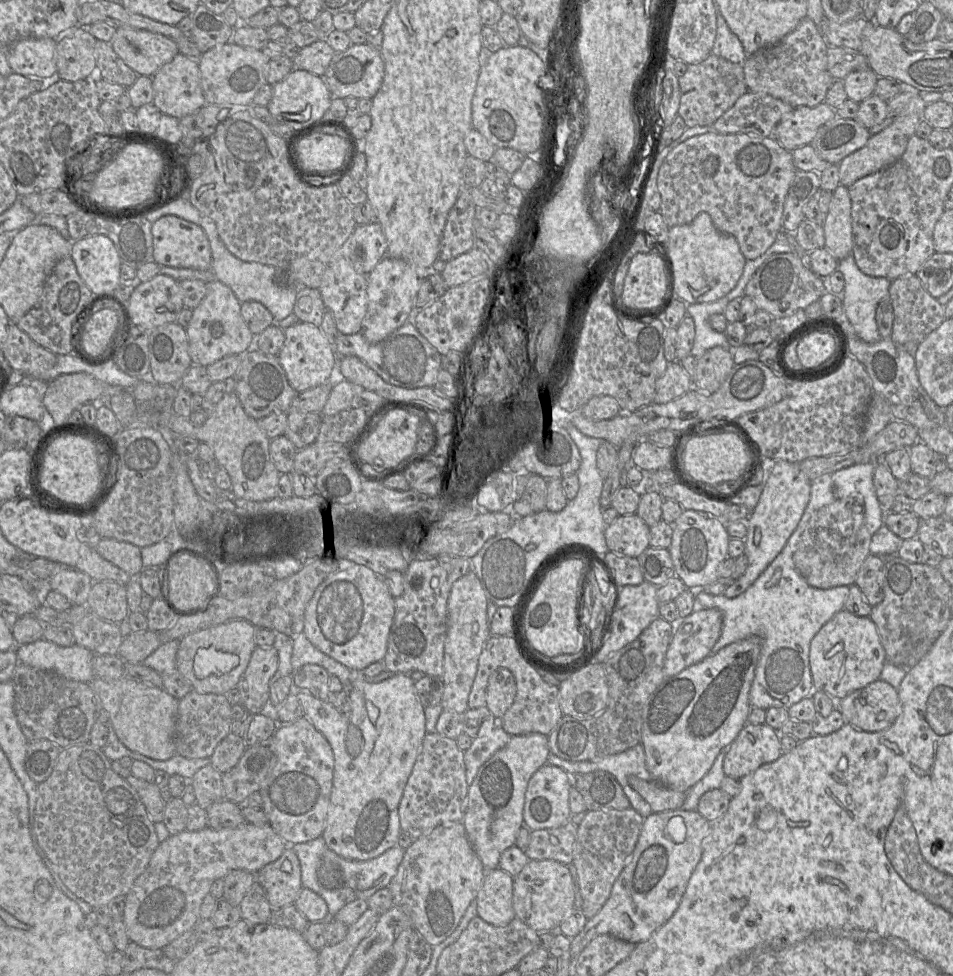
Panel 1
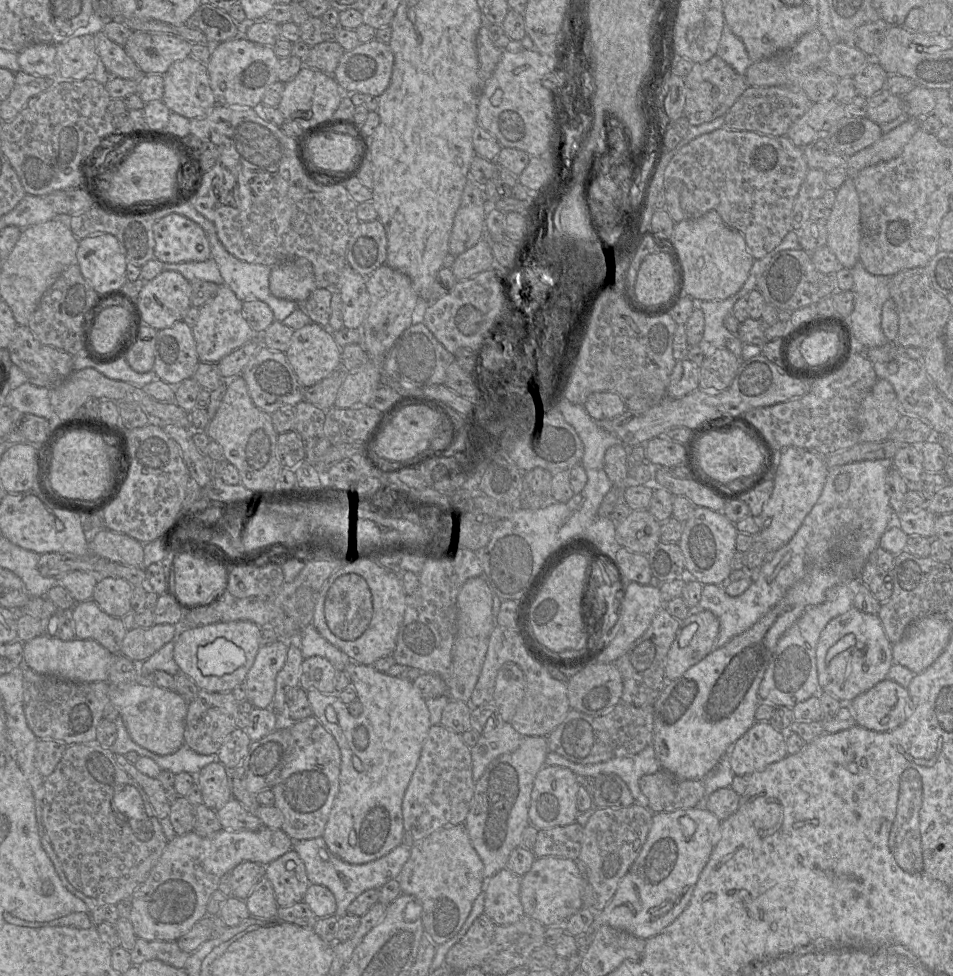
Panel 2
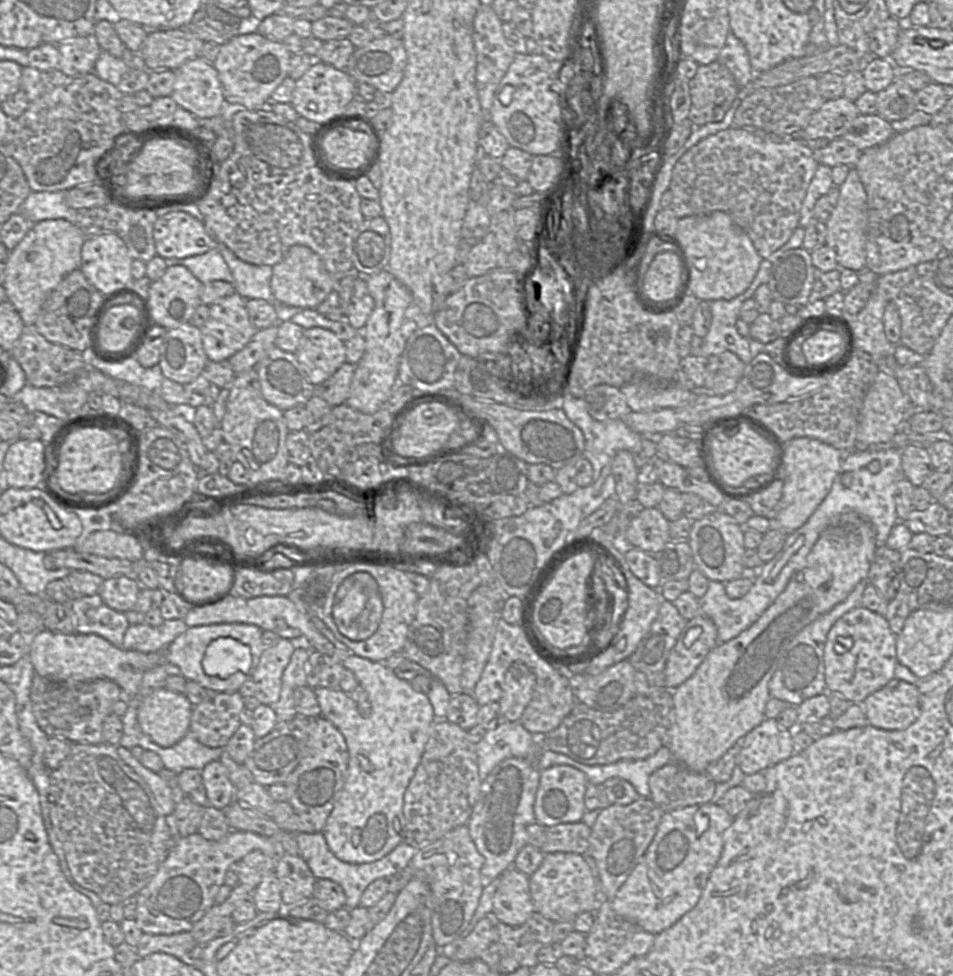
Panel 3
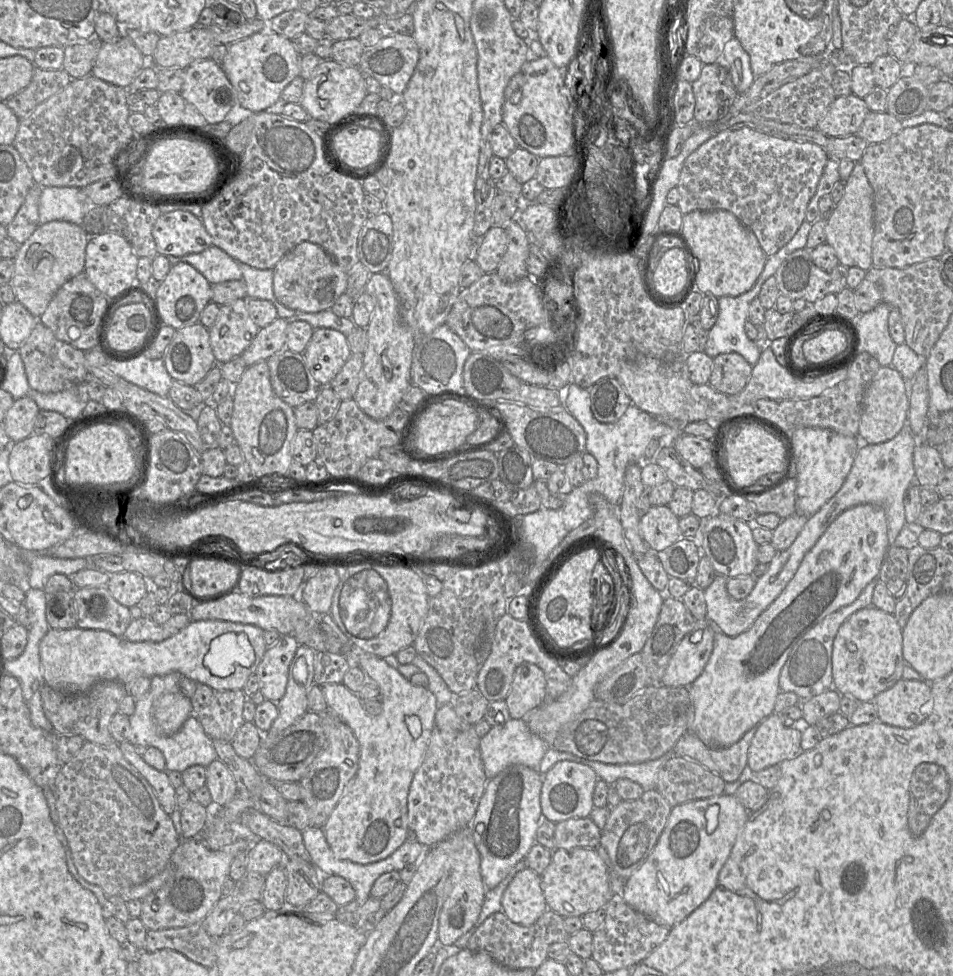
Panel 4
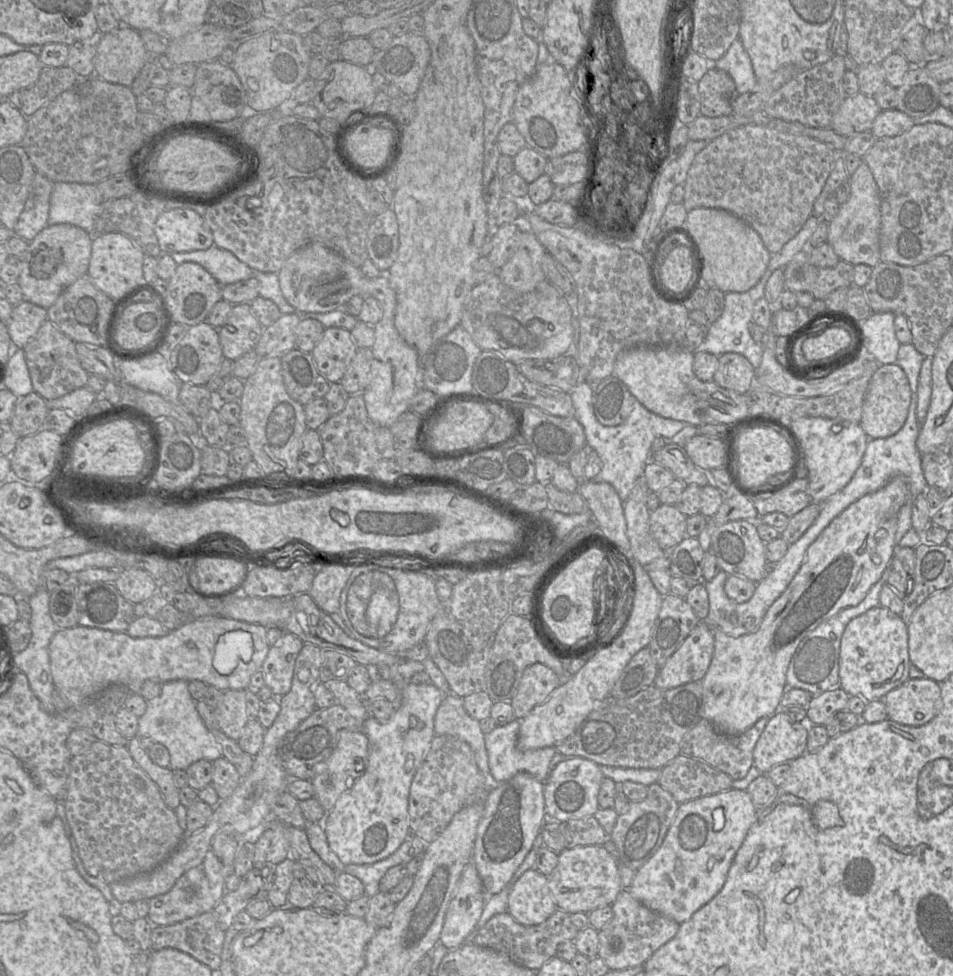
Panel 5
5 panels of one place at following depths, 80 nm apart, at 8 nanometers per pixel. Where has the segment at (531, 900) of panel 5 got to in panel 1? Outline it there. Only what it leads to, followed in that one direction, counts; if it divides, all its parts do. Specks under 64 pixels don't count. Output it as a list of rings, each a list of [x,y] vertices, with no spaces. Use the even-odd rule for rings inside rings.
[[[500,868],[485,869],[483,885],[476,897],[477,914],[494,926],[505,926],[515,917],[513,907],[514,877]]]

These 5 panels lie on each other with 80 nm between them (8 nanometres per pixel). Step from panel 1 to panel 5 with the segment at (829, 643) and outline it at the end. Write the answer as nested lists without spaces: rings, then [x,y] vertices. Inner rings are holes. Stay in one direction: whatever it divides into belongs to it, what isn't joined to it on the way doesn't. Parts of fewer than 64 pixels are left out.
[[[877,606],[847,624],[840,643],[840,687],[864,701],[881,700],[884,695],[910,678],[908,624],[889,609]]]

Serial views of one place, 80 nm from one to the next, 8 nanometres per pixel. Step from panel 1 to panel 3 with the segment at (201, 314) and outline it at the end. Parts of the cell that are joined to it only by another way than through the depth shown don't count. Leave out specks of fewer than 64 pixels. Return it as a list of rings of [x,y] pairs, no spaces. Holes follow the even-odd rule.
[[[234,293],[209,306],[209,316],[200,327],[209,361],[228,360],[243,349],[257,332],[250,321],[246,300]]]

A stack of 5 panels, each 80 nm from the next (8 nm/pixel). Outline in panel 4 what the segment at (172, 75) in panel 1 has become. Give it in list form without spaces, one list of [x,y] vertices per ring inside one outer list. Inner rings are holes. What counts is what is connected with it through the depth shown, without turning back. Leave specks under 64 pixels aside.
[[[200,59],[185,68],[179,92],[186,103],[196,107],[208,124],[220,123],[237,104],[235,90],[222,66],[212,59]]]

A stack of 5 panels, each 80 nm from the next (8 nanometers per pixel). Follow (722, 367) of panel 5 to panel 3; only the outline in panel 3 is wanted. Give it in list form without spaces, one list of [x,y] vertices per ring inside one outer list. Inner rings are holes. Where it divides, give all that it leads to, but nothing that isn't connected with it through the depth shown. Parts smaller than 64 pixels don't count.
[[[724,351],[706,360],[703,387],[716,395],[732,392],[741,379],[746,364],[734,353]]]

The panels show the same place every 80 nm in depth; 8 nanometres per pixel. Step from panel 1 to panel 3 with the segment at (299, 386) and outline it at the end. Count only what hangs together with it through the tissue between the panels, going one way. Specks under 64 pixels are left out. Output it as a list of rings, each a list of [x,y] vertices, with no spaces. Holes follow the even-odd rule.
[[[304,328],[294,352],[303,376],[312,385],[331,377],[346,362],[346,348],[338,336],[325,328]]]

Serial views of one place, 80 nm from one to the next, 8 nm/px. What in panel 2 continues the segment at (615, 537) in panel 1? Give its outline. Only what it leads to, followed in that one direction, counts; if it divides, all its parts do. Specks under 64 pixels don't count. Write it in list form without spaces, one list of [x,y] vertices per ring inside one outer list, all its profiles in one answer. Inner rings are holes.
[[[632,511],[616,525],[616,540],[621,547],[648,555],[660,541],[661,523],[648,511]]]

